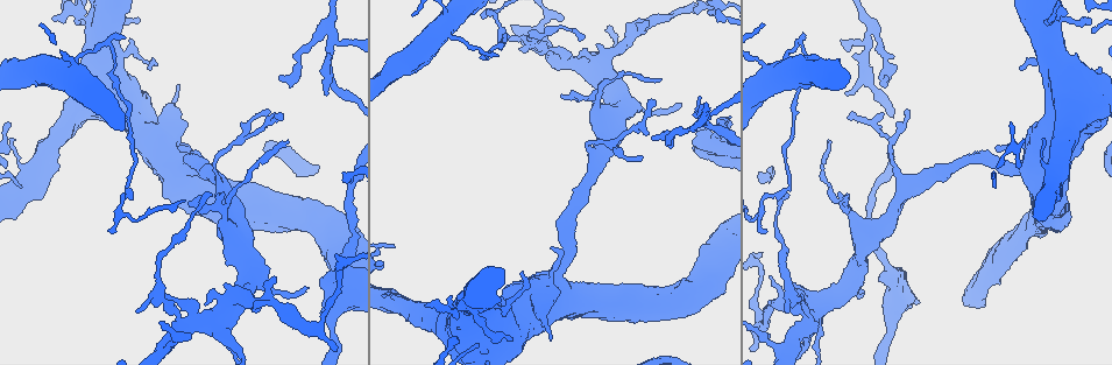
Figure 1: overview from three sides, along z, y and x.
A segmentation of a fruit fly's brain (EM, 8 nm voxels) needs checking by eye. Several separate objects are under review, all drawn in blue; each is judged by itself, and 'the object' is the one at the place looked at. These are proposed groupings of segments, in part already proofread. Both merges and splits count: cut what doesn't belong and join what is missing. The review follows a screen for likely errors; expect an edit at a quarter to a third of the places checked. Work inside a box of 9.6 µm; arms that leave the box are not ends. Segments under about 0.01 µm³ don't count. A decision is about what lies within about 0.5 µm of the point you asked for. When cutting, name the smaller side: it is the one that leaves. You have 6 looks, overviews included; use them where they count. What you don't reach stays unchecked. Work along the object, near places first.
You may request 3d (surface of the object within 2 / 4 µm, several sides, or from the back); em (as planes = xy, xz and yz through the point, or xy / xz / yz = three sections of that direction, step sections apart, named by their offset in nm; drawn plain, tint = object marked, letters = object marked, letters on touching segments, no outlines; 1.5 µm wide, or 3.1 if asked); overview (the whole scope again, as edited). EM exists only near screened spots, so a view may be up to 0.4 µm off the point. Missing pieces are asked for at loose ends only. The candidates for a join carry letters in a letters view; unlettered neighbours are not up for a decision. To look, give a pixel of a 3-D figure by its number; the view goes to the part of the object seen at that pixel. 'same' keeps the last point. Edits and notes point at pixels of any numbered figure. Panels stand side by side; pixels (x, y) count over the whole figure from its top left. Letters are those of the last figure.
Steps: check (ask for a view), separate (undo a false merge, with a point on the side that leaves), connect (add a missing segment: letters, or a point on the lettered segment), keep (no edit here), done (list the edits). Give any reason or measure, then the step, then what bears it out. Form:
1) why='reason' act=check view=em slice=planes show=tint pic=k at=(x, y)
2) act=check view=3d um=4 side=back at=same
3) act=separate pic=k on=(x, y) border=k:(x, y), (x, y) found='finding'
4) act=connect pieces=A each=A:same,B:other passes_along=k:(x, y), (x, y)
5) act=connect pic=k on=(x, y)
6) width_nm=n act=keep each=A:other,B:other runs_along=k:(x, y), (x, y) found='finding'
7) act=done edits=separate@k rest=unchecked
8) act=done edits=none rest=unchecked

act=check view=3d um=4 pic=1 at=(561, 96)

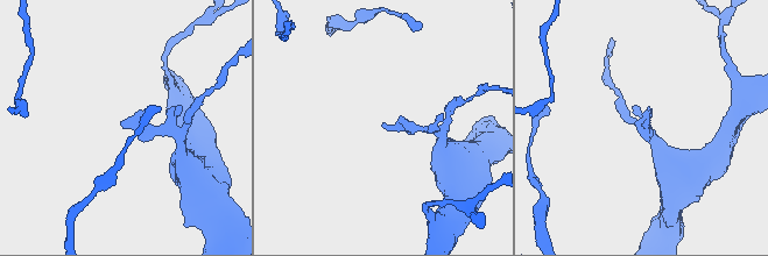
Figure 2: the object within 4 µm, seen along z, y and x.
act=check view=em slice=planes show=letters pic=2 at=(645, 123)

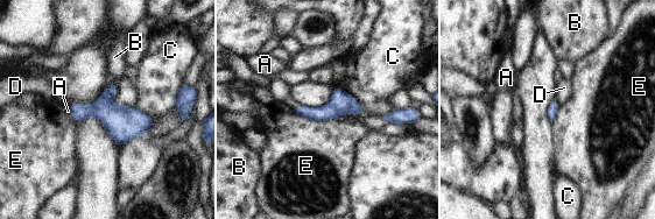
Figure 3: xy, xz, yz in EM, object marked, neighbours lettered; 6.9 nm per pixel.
act=connect pieces=A each=A:same,B:other,C:other,D:other,E:other passes_along=3:(331, 110), (295, 106), (281, 90) found='it goes on there'

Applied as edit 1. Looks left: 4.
why='redraw' act=check view=overview

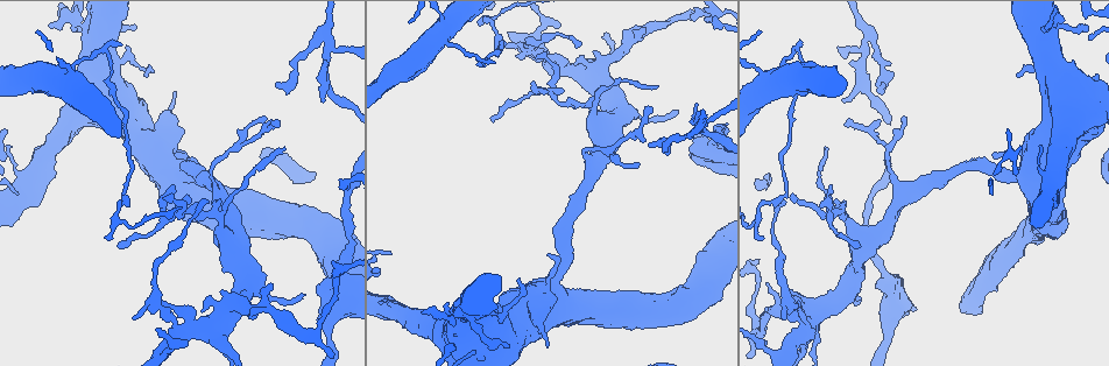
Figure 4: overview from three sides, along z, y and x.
why='calibre changes' act=check view=em slice=planes show=letters pic=4 at=(806, 334)

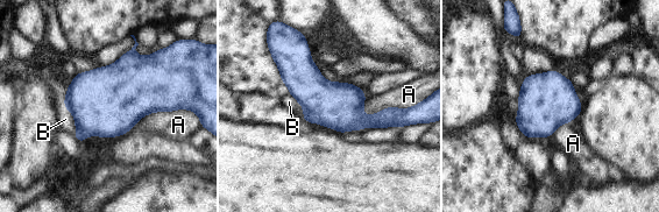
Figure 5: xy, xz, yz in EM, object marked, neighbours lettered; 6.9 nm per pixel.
act=keep each=A:other,B:other runs_along=5:(277, 59), (355, 120), (397, 113) found='all the same neuron'

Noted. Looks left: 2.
act=done edits=connect@3 rest=unchecked

